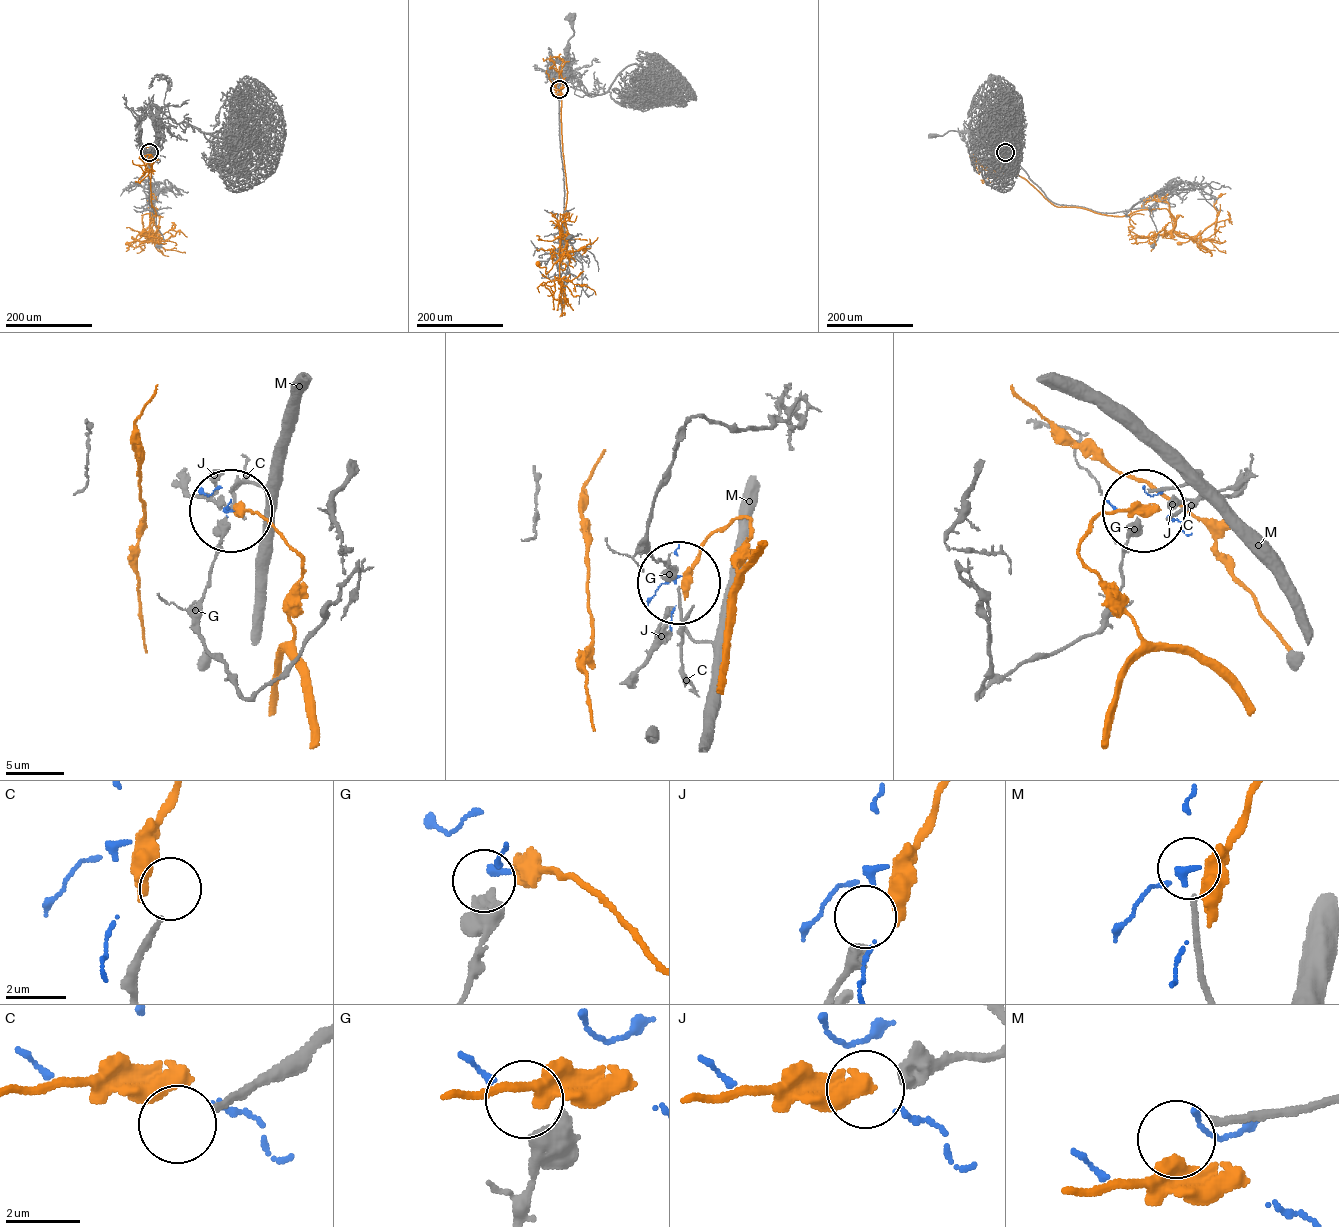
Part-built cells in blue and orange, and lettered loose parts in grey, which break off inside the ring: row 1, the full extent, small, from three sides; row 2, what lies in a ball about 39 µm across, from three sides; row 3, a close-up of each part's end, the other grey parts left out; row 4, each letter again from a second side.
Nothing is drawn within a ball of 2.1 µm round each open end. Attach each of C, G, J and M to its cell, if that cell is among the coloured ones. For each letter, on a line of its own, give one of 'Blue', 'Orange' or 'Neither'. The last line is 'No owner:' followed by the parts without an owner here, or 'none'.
C: Neither
G: Blue
J: Orange
M: Neither
No owner: C, M

